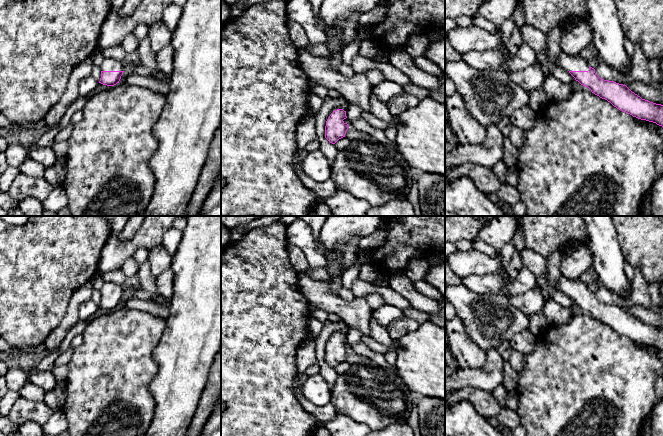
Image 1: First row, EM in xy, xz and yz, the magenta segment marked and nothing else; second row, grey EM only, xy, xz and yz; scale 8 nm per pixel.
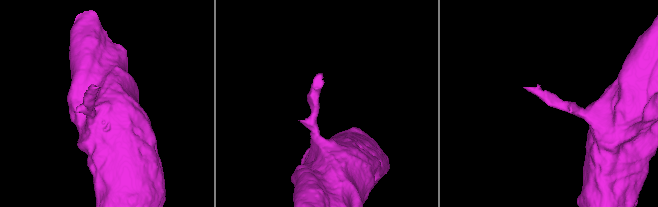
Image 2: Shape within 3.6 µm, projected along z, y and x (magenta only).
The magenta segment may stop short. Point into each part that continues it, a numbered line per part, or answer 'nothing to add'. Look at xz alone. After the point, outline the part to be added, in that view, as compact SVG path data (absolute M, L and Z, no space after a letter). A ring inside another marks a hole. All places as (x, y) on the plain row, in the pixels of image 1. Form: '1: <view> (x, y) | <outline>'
1: xz (342, 325) | M340 319L338 322L338 331L336 332L336 333L334 333L332 336L331 336L331 338L335 335L335 334L337 334L337 333L343 333L344 335L347 335L347 331L346 331L346 327L347 327L347 324L342 320L342 319ZM330 338L330 339L331 339ZM329 339L329 340L330 340ZM328 340L328 342L329 342L329 340Z

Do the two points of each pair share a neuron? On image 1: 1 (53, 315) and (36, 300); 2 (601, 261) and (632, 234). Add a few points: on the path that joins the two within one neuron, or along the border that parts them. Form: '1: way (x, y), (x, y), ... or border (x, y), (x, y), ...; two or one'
1: way (49, 311), (40, 303); one
2: border (613, 226), (616, 231), (620, 251), (626, 261); two

